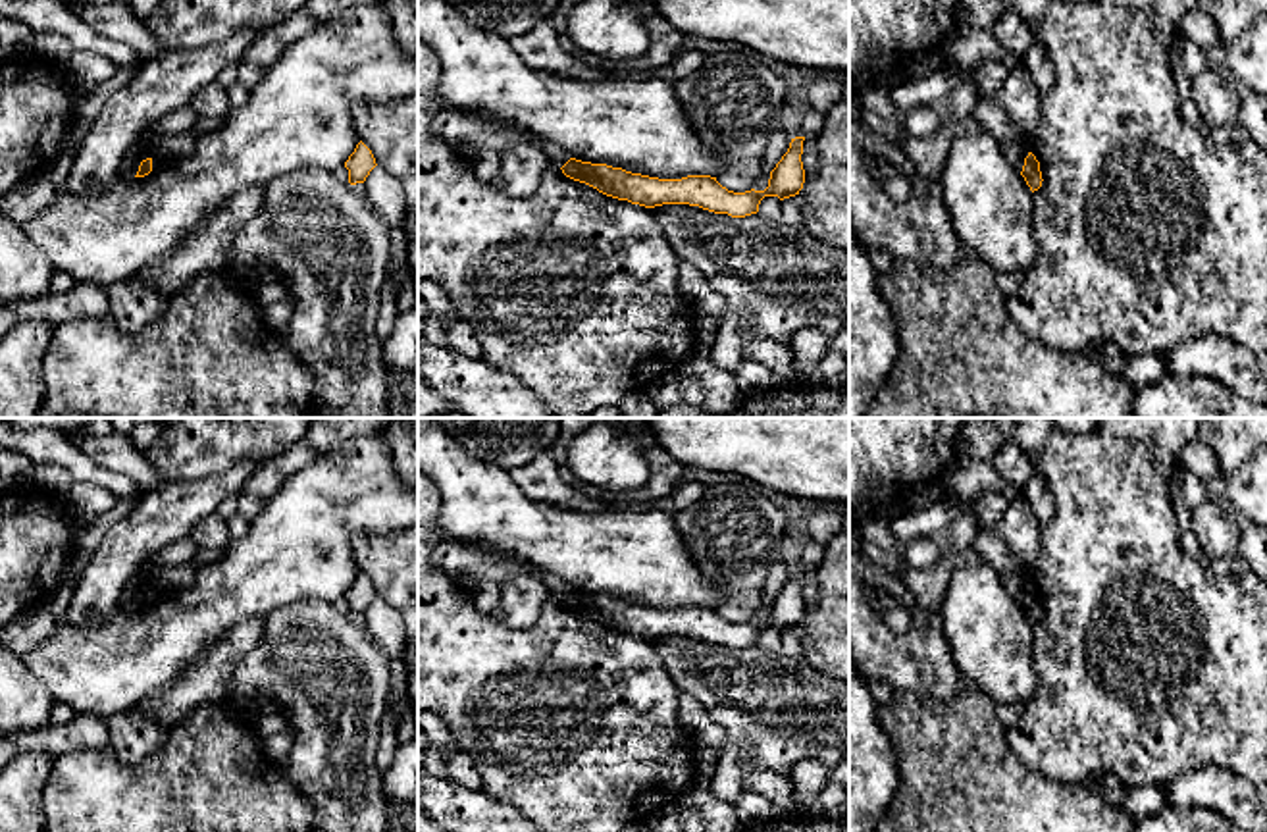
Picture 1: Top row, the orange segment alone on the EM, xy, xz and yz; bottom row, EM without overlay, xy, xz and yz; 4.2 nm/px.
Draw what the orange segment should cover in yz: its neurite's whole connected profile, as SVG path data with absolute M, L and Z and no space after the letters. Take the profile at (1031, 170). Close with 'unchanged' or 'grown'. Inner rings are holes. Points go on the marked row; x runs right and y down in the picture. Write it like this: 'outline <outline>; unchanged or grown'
outline M1028 152L1028 156L1024 158L1021 175L1024 177L1024 181L1032 193L1042 187L1044 179L1042 179L1042 171L1040 171L1040 162L1036 160L1036 156L1032 152Z; unchanged

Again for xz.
outline M805 137L791 139L788 152L770 171L768 187L764 191L751 189L745 193L734 193L711 175L659 179L576 158L570 158L560 169L566 177L585 183L607 196L628 200L645 208L689 204L714 214L745 218L759 212L759 204L764 196L778 196L784 200L799 195L805 183L805 169L801 162L803 141Z; unchanged

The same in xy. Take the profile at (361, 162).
outline M360 141L354 152L345 162L345 168L349 169L349 183L350 185L364 183L375 166L377 164L372 150Z; unchanged

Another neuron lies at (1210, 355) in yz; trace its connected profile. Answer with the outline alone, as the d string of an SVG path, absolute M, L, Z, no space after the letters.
M1203 333L1196 339L1175 345L1161 354L1167 364L1167 374L1207 376L1240 397L1267 404L1267 377L1263 376L1254 352L1227 337Z

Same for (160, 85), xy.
M248 25L237 33L198 50L171 50L152 60L142 60L133 79L119 89L102 108L98 117L85 127L67 181L60 191L71 196L98 196L119 177L119 166L129 148L139 144L141 133L160 117L185 108L191 98L208 87L227 65L239 65L262 25Z

